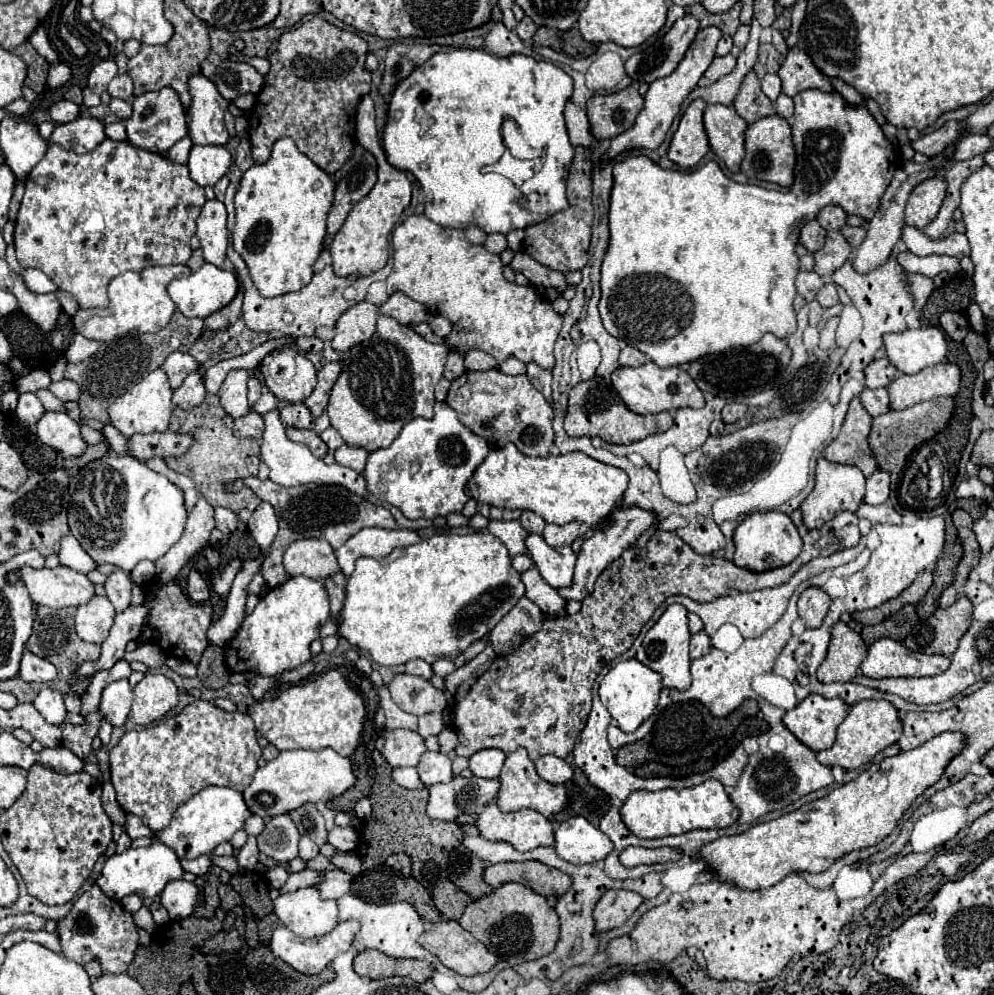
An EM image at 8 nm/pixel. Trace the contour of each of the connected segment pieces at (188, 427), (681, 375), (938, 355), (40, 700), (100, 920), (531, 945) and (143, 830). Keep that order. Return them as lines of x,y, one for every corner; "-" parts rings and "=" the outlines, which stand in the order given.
208,394
206,400
190,410
182,410
176,408
172,412
172,420
170,420
170,430
172,432
188,432
194,436
194,446
182,456
182,458
166,458
166,464
180,472
186,474
194,480
198,492
208,500
208,504
216,506
224,506
232,512
240,512
242,508
254,510
260,500
252,498
254,494
228,494
224,492
224,482
228,480
236,480
236,478
248,478
248,476
258,476
258,464
260,464
260,448
258,448
258,440
256,438
236,438
232,434
232,422
234,418
228,416
224,412
224,408
220,406
220,398
216,394
=
646,362
638,368
618,368
612,374
612,384
618,390
624,404
636,414
658,414
664,410
678,408
702,408
704,394
696,386
696,382
682,368
658,368
654,362
=
932,326
886,334
884,346
888,352
888,360
904,374
916,374
922,368
940,364
948,352
942,330
=
50,688
40,690
36,700
34,700
34,706
44,716
46,722
56,724
56,726
64,726
68,712
66,712
66,706
64,706
64,696
60,692
50,690
=
94,884
88,888
72,906
66,918
58,922
56,934
62,944
62,954
76,962
86,964
90,960
98,960
102,970
108,974
124,974
128,970
128,964
134,960
134,952
140,946
138,940
138,928
132,920
132,914
124,910
120,900
112,900
100,892
100,888
=
516,882
502,884
490,896
478,898
468,904
464,916
460,918
460,924
510,966
550,954
556,946
556,940
560,938
560,922
550,902
524,884
=
126,814
126,824
124,824
124,830
126,834
136,840
136,838
142,838
142,836
150,836
152,838
152,830
148,826
142,824
142,820
134,814

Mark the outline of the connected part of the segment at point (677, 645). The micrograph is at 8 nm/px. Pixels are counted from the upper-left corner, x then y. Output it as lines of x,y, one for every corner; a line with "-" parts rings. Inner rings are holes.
670,604
666,612
660,616
660,620
648,630
648,634
642,640
642,646
638,648
636,660
640,660
644,666
656,670
662,676
662,684
666,688
676,690
688,690
692,684
690,676
690,658
688,658
688,646
690,646
690,632
688,632
688,610
682,604

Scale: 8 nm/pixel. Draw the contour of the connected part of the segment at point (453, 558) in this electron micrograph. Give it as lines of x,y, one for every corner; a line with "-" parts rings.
476,532
466,536
436,534
418,544
398,548
384,560
360,558
356,570
346,582
346,600
338,634
352,646
366,650
376,664
394,666
408,660
422,658
436,662
440,658
454,660
472,642
482,640
490,630
516,606
526,588
520,574
512,568
506,546
490,532

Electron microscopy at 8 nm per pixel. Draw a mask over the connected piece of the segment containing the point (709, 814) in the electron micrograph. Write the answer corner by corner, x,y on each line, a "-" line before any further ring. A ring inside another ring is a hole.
706,780
692,788
682,790
658,790
658,792
632,792
630,798
622,806
622,820
624,824
638,836
638,838
664,838
664,836
678,836
698,828
726,828
734,824
740,816
738,808
732,804
724,786
718,780

